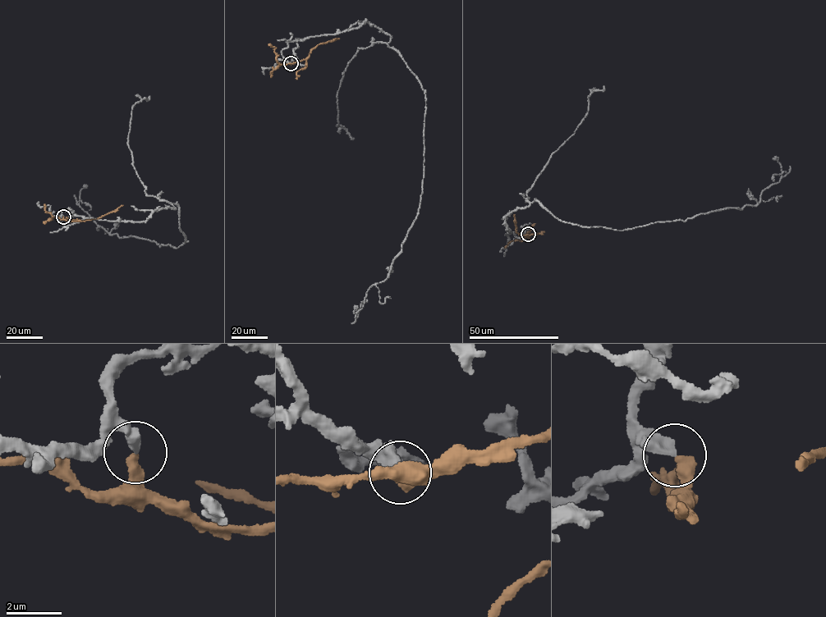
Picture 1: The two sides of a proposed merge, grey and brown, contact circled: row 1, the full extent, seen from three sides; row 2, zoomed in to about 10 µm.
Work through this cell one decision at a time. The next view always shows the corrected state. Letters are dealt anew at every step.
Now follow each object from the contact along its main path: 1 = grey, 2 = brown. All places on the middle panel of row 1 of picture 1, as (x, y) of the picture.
1: (291, 64), (282, 51), (289, 42), (367, 21), (389, 35), (424, 92), (417, 216), (365, 302)
2: (291, 64), (305, 60), (318, 44), (339, 38)

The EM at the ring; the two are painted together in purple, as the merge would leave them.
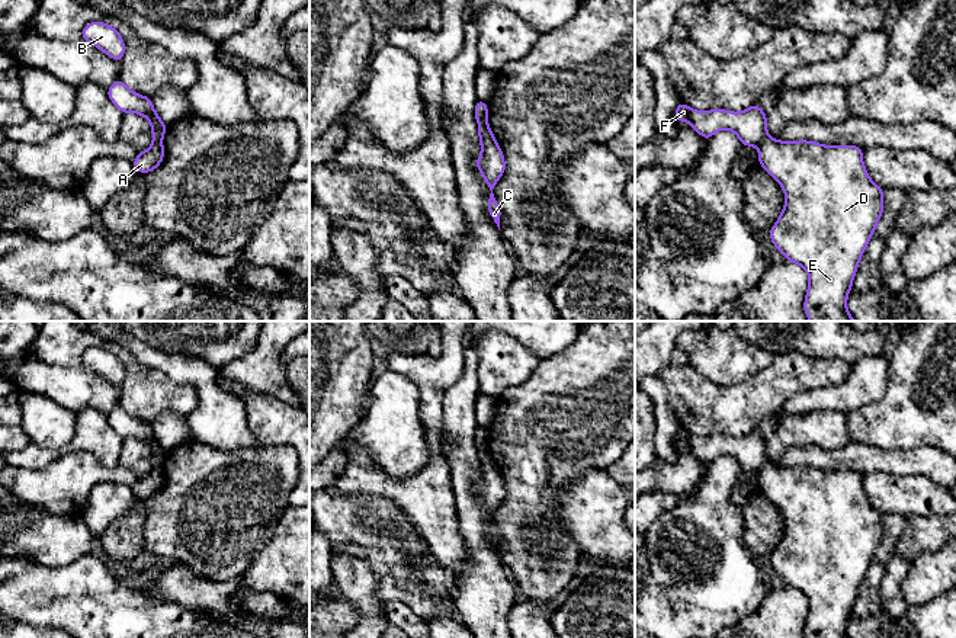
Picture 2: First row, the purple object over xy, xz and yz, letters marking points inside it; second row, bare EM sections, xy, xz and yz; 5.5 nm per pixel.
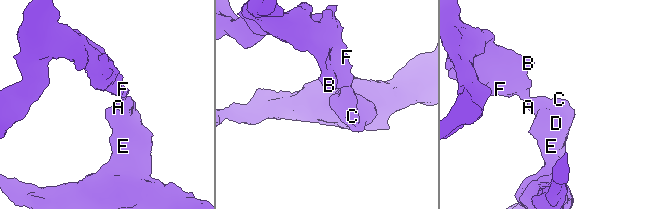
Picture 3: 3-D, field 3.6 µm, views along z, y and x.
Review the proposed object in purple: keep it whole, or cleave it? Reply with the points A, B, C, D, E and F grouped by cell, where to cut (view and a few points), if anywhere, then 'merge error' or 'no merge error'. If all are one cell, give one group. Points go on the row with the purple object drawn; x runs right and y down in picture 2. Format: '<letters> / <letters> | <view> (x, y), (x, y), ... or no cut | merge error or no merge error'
A C D E / B F | yz (769, 137), (757, 147) | merge error

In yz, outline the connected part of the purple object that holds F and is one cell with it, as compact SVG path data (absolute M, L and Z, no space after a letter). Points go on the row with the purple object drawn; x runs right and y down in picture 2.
M678 102L674 115L678 122L689 122L694 132L705 140L709 140L722 129L732 131L741 145L748 147L758 147L769 138L767 115L758 103L754 103L745 110L731 112L725 109L694 110Z

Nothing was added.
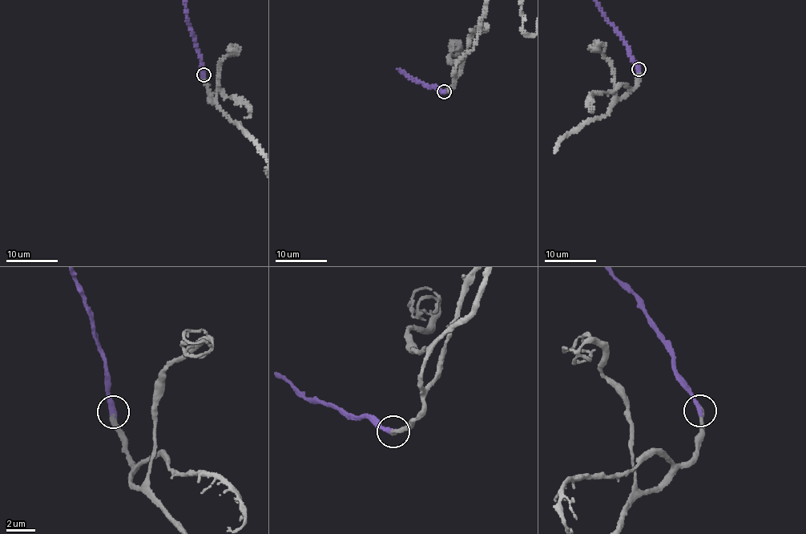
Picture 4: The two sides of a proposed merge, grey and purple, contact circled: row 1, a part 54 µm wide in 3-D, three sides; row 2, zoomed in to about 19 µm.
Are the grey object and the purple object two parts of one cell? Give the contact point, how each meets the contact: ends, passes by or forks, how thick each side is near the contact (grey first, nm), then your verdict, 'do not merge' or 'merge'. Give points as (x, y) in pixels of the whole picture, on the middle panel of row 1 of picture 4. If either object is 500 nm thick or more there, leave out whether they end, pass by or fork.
at (444, 91); grey ends there; purple ends there; 320 nm thick on the grey side, 440 nm on the other; merge

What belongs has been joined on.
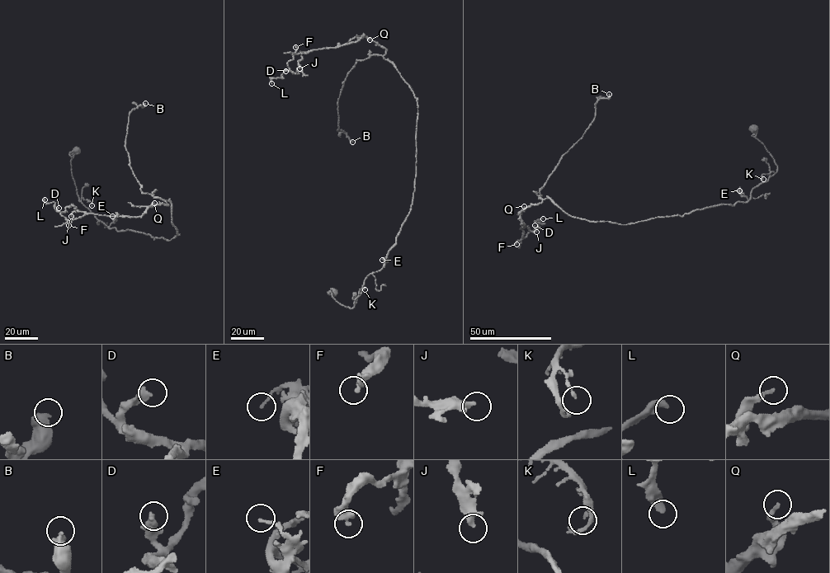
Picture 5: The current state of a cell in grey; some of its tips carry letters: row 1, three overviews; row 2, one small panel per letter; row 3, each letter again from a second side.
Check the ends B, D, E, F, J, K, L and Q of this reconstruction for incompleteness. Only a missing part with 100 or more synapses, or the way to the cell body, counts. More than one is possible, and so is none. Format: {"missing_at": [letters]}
{"missing_at": []}

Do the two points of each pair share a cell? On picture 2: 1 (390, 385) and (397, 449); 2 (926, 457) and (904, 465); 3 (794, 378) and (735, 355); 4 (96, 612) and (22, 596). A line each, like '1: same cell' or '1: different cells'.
1: same cell
2: same cell
3: different cells
4: same cell

